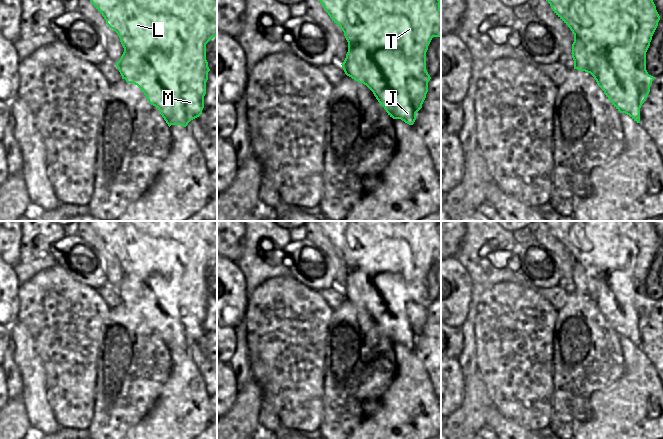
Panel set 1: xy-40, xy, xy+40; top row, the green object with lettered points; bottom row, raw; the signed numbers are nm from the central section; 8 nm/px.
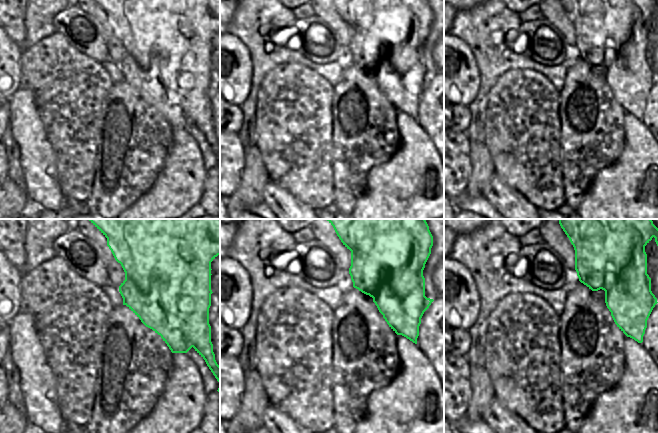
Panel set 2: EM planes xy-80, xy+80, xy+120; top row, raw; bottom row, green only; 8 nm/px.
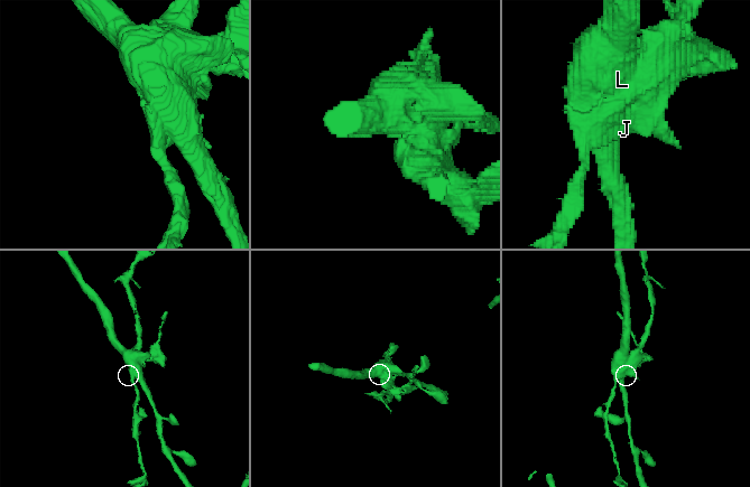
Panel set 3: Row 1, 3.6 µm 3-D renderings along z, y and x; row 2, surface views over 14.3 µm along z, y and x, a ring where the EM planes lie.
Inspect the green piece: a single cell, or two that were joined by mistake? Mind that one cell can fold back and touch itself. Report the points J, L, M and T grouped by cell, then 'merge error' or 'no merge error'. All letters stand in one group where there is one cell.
J / L M T | merge error

